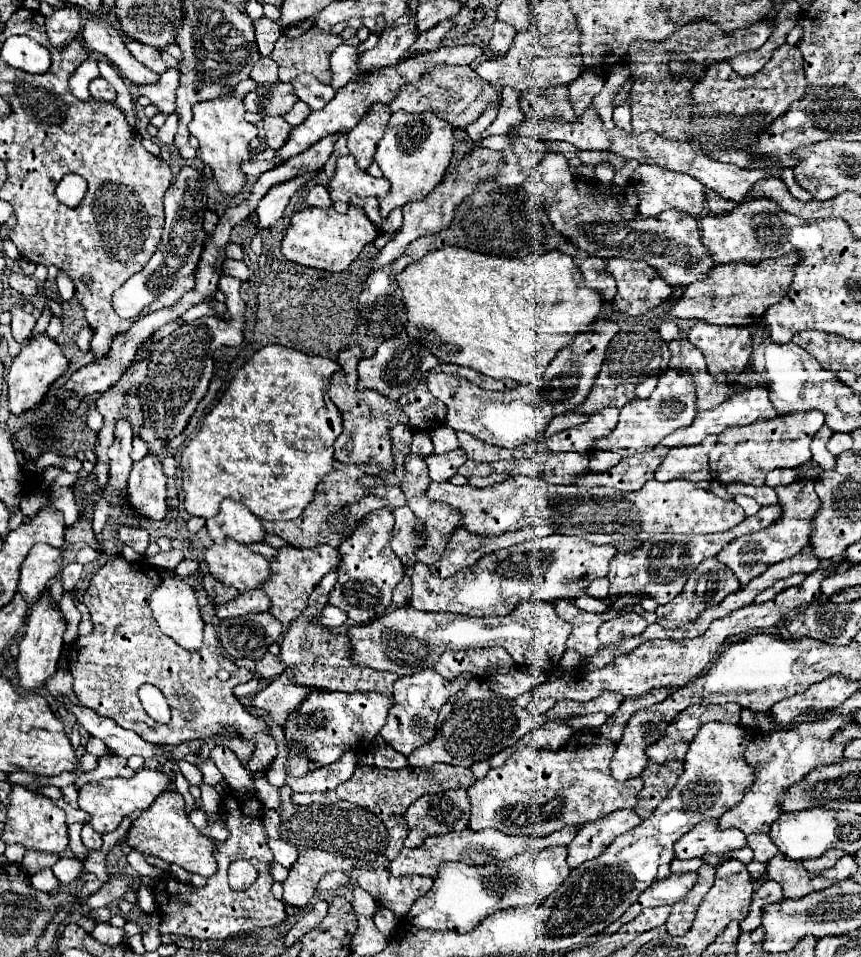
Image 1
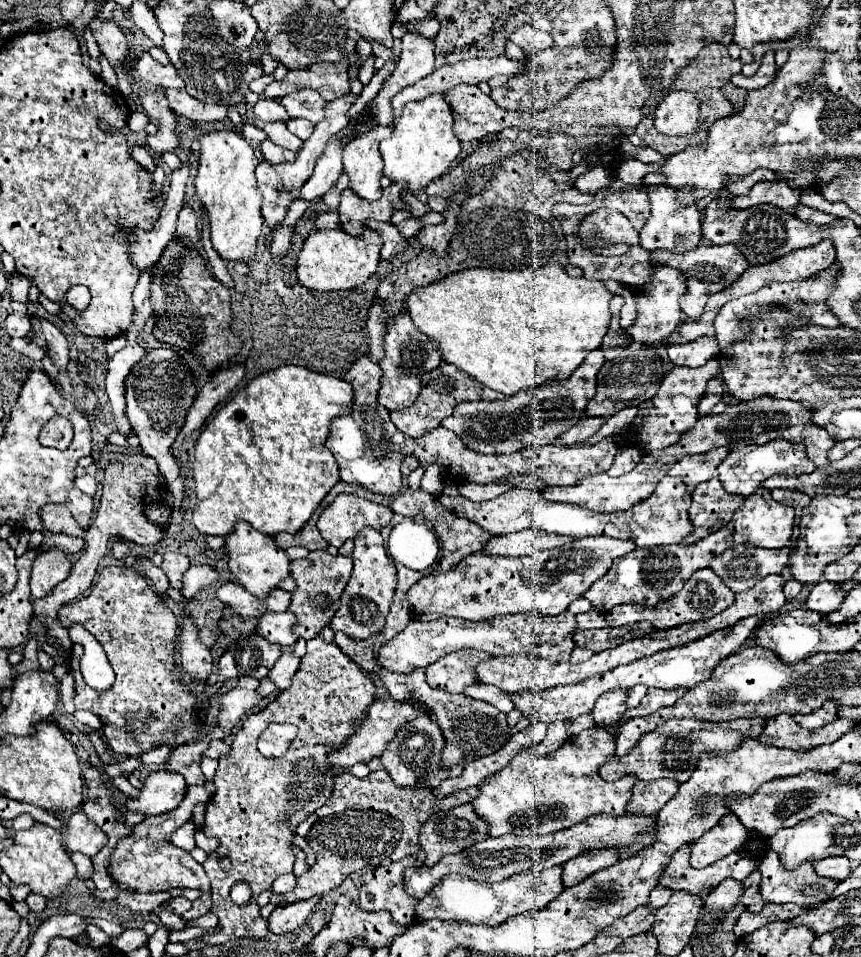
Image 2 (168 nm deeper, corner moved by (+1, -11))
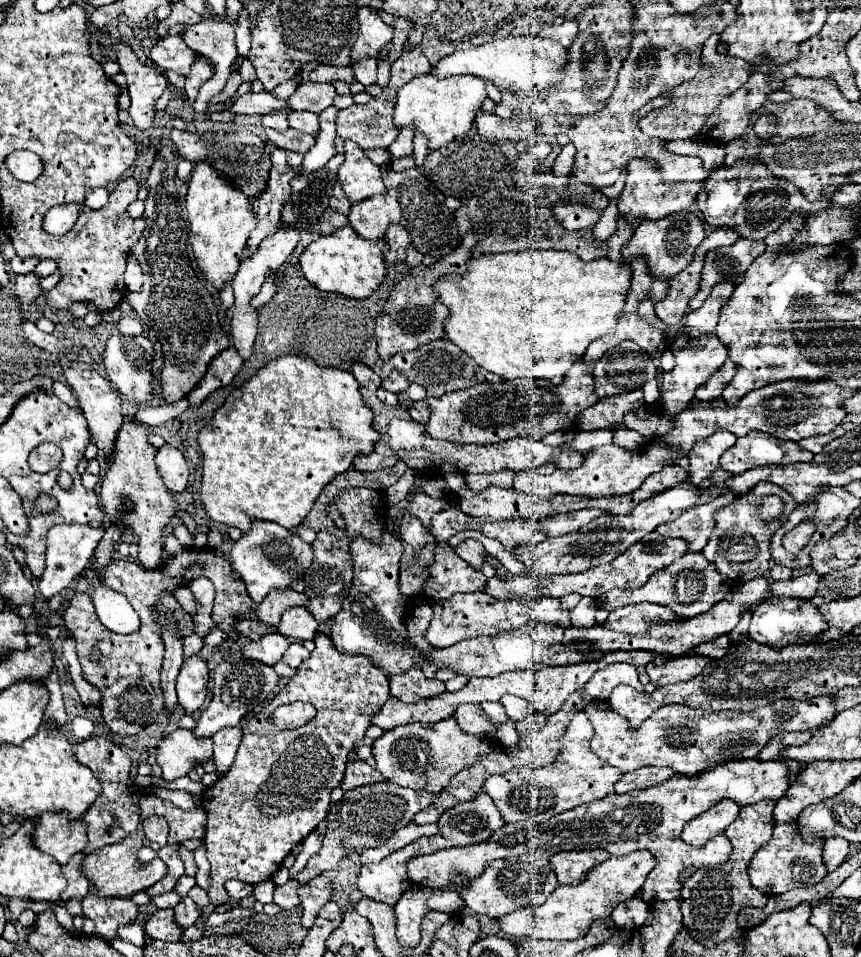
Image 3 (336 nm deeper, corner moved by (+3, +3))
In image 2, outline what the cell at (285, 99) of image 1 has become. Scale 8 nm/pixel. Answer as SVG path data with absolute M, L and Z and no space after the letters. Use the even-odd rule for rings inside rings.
M255 121L255 127L263 129L267 133L267 139L271 139L279 147L285 147L285 149L295 151L295 153L303 147L303 141L297 139L295 135L291 135L289 129L287 129L287 125L283 125L283 123L263 123L263 121Z

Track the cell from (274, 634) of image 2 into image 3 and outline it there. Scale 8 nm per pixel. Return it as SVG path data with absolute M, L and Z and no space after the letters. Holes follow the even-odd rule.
M305 607L287 609L287 613L283 613L277 625L277 631L291 641L313 639L315 633L319 631L319 621L315 621Z

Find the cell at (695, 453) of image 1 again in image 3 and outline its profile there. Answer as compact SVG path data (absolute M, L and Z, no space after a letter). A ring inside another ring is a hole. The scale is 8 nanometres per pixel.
M723 431L713 433L703 441L697 441L691 453L687 453L691 483L699 485L703 479L707 479L711 471L719 467L719 457L723 455L723 451L727 451L735 441L737 437L733 433L723 433Z

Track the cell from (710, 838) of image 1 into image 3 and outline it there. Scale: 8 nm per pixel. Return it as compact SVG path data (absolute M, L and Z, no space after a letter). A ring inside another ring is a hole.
M723 799L709 811L701 813L683 829L683 841L693 847L703 847L707 841L727 829L739 815L740 807L731 799Z

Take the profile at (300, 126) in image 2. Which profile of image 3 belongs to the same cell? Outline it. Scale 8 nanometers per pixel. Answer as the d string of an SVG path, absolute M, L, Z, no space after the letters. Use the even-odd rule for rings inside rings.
M293 111L289 113L289 127L301 131L301 133L309 133L313 135L317 131L319 125L319 117L311 111Z

